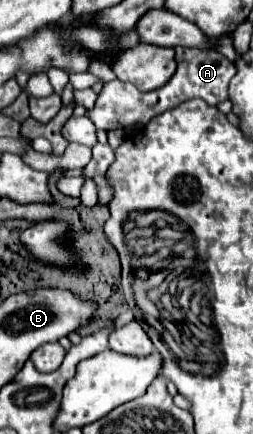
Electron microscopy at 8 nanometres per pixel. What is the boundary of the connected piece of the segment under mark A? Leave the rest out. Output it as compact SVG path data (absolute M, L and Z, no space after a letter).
M179 47L175 49L175 61L177 61L175 75L155 91L143 93L143 91L137 91L131 83L123 83L119 79L105 83L99 93L99 101L95 103L95 109L87 111L95 127L103 131L113 131L121 127L131 127L135 123L147 125L147 121L151 121L155 115L167 109L173 109L175 105L195 97L205 99L209 105L219 105L229 99L229 81L233 79L237 69L235 69L235 63L229 61L225 55L211 49Z

